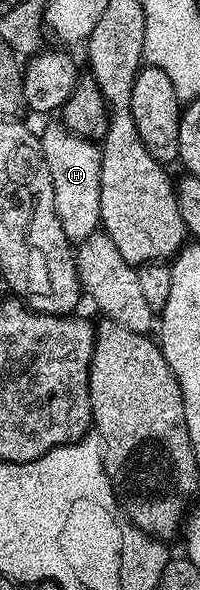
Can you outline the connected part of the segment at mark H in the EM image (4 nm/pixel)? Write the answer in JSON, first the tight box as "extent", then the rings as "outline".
{"extent":[40,122,101,242],"outline":[[[61,122],[50,124],[40,132],[40,143],[52,178],[52,194],[60,226],[64,226],[64,234],[71,242],[86,240],[100,226],[101,147],[93,140],[85,140],[68,131]]]}

